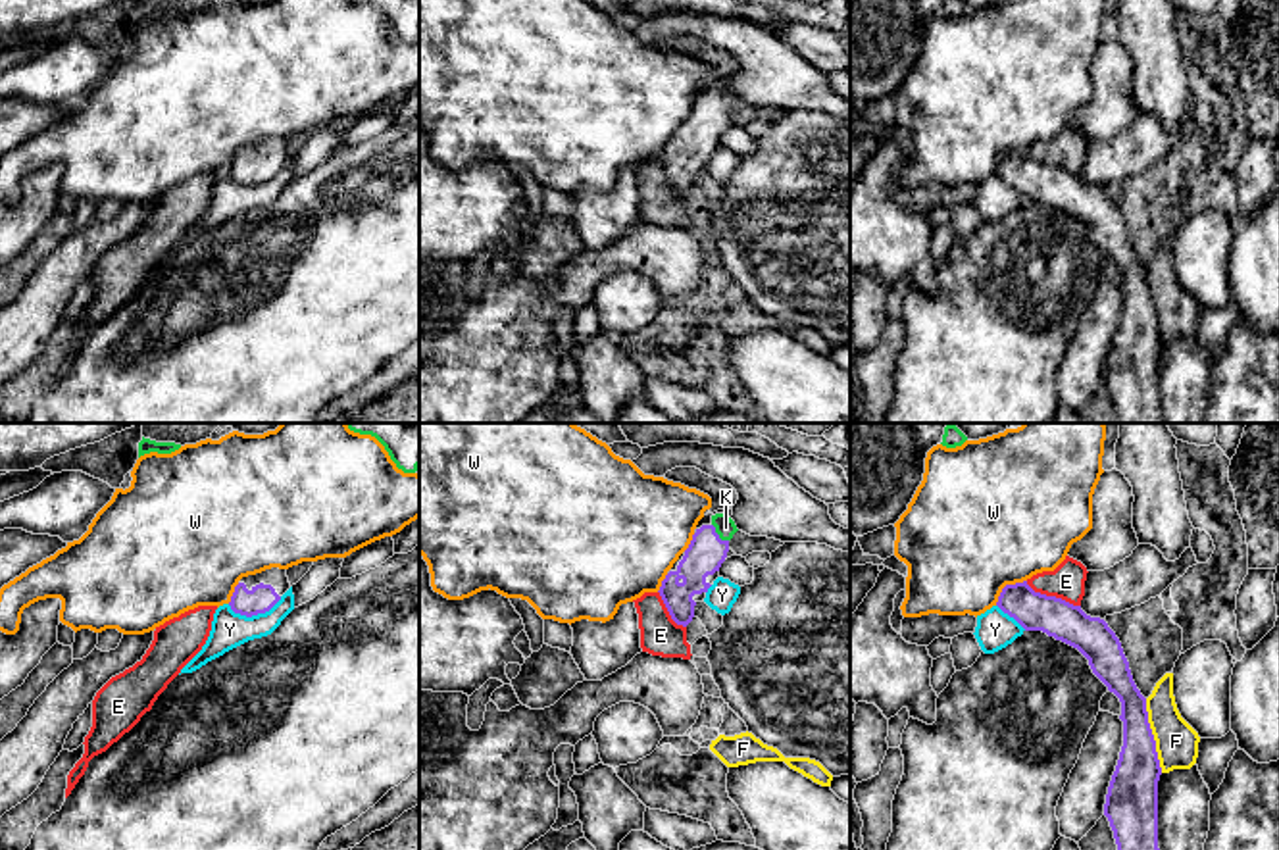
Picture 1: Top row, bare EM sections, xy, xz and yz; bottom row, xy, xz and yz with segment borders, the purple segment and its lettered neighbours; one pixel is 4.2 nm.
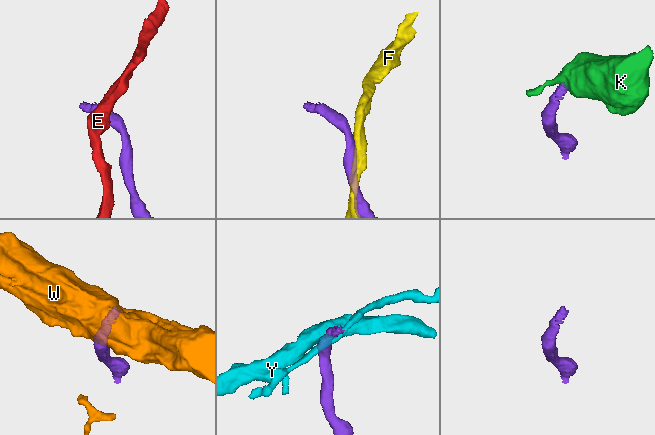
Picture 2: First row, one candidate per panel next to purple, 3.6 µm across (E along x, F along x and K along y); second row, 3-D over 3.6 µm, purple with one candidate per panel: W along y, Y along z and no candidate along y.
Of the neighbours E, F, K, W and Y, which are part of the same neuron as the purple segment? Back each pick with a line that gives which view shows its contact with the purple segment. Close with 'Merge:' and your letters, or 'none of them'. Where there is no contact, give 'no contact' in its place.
K: meets purple in xz
Merge: K

